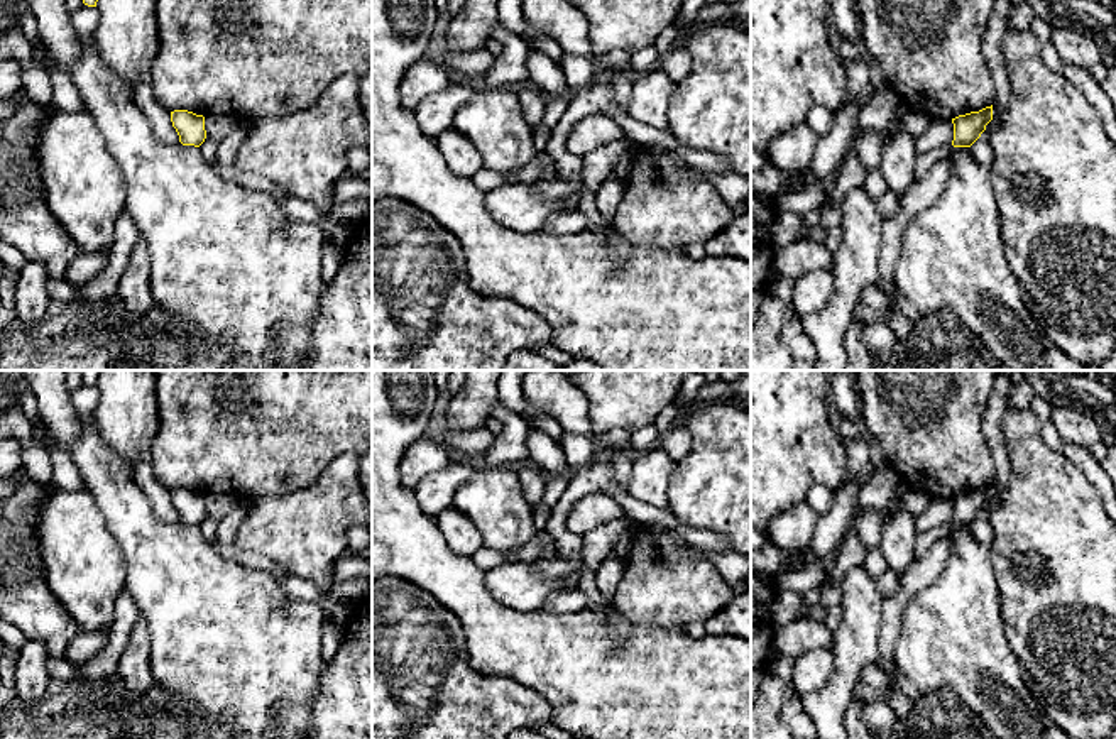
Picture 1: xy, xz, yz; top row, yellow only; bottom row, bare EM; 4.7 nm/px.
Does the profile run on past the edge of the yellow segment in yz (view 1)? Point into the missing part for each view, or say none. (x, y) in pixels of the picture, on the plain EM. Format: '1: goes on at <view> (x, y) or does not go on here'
1: does not go on here

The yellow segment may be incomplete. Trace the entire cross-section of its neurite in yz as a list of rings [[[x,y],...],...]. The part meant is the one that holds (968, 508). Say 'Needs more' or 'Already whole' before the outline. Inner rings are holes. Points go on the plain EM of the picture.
Already whole. [[[993,484],[979,490],[971,490],[952,497],[954,502],[954,526],[971,526],[981,512],[986,509],[986,504],[993,499]]]

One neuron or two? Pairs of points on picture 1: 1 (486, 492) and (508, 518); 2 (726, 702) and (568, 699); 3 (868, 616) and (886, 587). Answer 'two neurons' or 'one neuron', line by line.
1: one neuron
2: one neuron
3: two neurons

